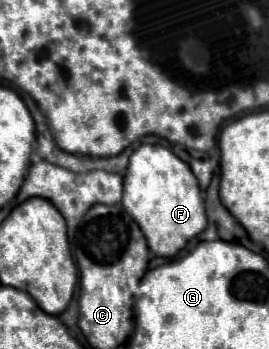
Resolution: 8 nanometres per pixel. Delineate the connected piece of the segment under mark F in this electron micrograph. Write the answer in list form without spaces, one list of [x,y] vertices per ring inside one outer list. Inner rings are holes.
[[[143,144],[131,154],[123,178],[123,208],[139,224],[149,250],[163,258],[177,256],[207,226],[205,202],[195,174],[169,148],[159,144]]]

